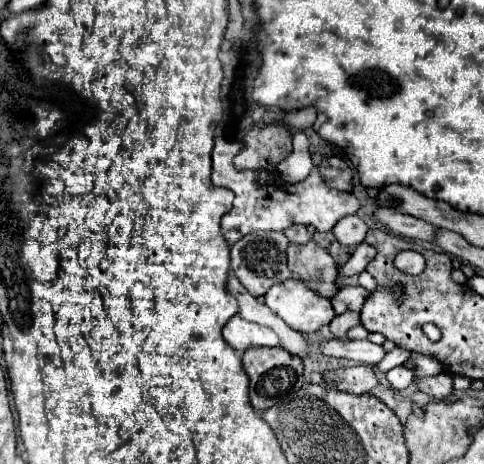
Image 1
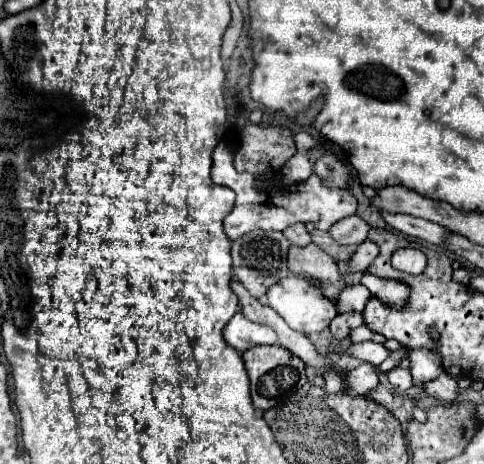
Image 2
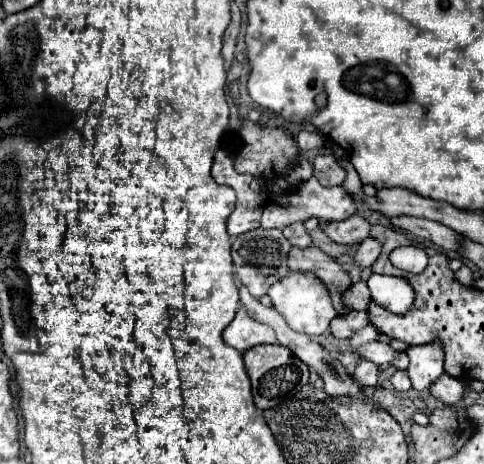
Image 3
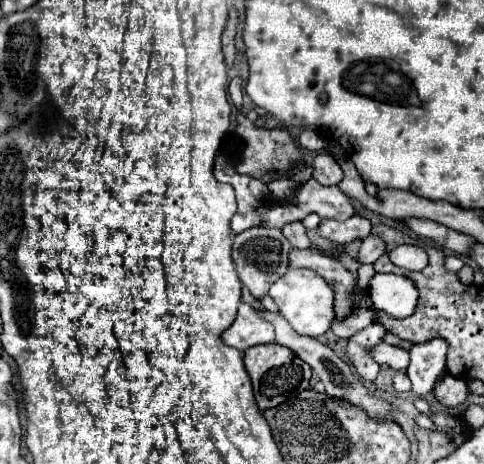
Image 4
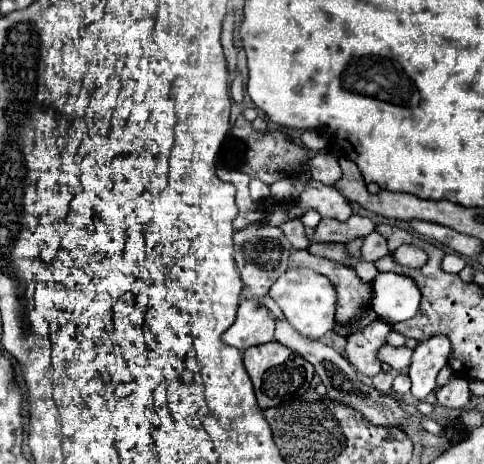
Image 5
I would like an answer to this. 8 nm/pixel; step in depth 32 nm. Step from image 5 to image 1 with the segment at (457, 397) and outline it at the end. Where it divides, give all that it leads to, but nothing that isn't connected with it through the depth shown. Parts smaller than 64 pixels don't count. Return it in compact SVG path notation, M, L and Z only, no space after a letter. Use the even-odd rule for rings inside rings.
M446 372L432 376L432 378L416 380L416 384L418 384L418 390L426 392L428 396L432 396L436 400L450 400L454 396L454 380Z

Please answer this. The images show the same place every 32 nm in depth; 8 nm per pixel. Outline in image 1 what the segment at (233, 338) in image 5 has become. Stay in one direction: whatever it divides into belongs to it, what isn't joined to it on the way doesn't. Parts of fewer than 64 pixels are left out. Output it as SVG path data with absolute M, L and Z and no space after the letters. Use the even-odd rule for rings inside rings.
M240 314L228 320L228 324L222 330L222 336L238 352L248 350L250 346L278 346L278 336L272 332L272 328L252 324L240 318Z

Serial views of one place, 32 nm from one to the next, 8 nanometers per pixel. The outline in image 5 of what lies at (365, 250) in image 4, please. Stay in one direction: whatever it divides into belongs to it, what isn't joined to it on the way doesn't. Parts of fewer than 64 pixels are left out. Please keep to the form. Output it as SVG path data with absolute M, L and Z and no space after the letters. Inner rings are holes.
M372 232L364 238L364 246L362 246L362 258L368 262L376 262L380 260L384 254L388 254L388 242L380 232Z

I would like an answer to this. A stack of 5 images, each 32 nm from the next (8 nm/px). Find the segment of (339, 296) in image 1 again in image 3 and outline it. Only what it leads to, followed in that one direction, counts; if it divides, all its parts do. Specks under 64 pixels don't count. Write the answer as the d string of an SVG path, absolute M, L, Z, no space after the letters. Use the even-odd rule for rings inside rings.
M362 268L362 278L360 281L351 286L344 292L344 304L346 311L350 310L366 310L371 302L371 295L368 292L366 280L372 276L372 268Z

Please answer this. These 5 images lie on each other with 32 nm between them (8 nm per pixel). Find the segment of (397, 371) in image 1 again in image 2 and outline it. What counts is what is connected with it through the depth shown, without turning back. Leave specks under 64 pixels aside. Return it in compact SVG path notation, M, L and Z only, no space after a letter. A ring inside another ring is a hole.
M394 368L394 370L388 374L388 380L390 380L390 384L392 384L398 392L404 392L404 390L410 388L410 372L408 372L408 370Z

